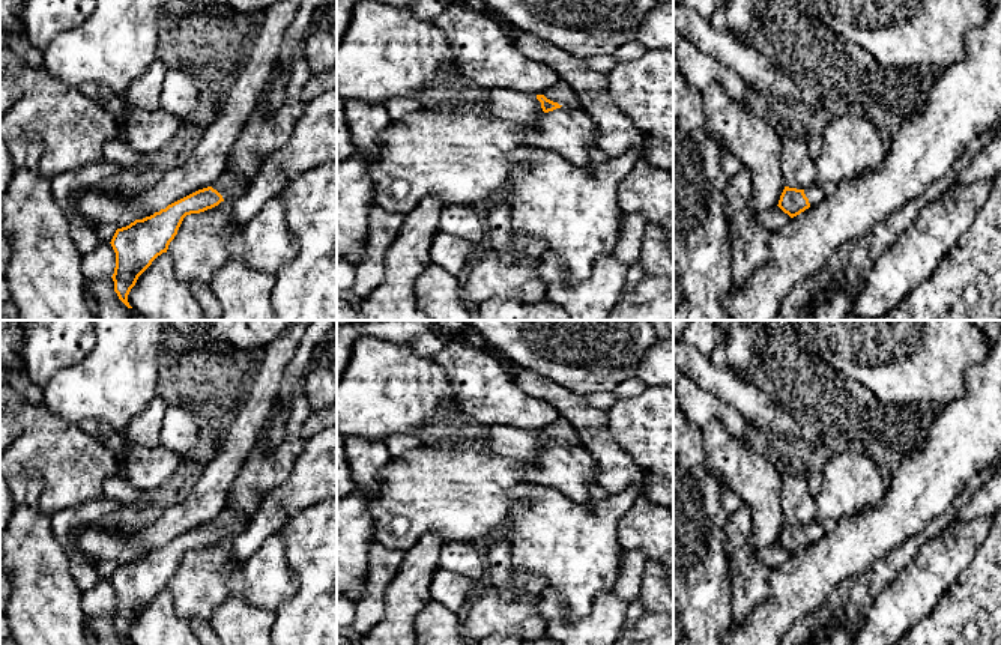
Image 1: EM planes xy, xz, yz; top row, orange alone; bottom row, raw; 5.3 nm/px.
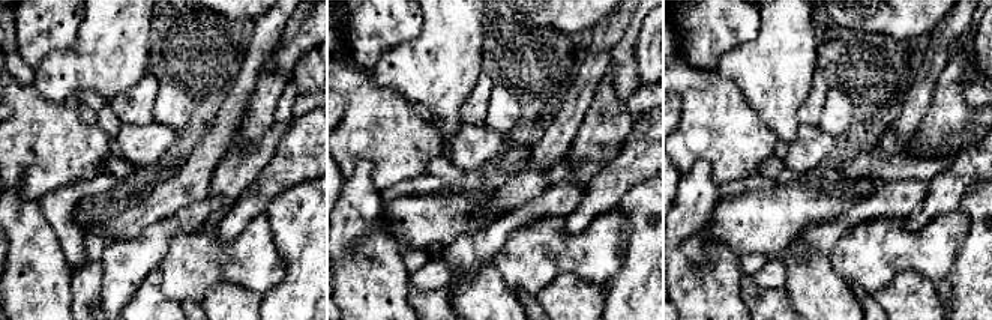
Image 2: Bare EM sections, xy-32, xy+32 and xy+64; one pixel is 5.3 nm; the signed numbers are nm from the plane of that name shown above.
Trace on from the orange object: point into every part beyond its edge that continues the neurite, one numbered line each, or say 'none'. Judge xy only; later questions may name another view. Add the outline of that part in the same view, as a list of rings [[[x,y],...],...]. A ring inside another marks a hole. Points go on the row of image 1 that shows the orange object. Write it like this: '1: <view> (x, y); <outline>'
1: xy (229, 185); [[[224,171],[210,186],[216,189],[225,201],[231,203],[245,192],[249,182],[251,179],[248,177]]]

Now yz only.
1: yz (815, 193); [[[836,183],[816,185],[804,189],[806,197],[809,198],[810,206],[816,206],[827,195],[831,195],[836,191]]]

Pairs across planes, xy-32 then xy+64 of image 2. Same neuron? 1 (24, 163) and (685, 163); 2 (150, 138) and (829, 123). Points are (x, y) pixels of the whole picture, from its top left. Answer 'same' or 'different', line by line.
1: same
2: different

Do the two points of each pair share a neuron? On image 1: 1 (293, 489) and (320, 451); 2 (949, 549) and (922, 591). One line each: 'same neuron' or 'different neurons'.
1: same neuron
2: same neuron

